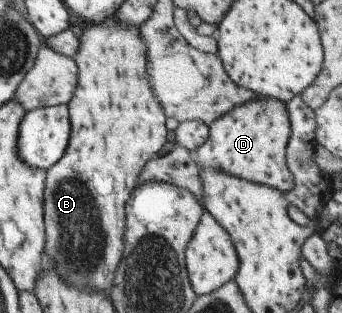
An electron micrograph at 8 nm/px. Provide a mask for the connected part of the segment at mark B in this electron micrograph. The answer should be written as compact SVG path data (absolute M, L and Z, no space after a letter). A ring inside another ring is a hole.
M114 16L80 26L83 29L76 32L78 45L72 57L77 67L77 84L67 103L69 140L63 156L46 170L44 180L43 253L46 259L55 263L60 277L75 288L106 289L123 250L124 204L138 185L136 178L141 167L156 156L166 141L166 119L147 80L147 45L141 38L139 26L119 24Z

